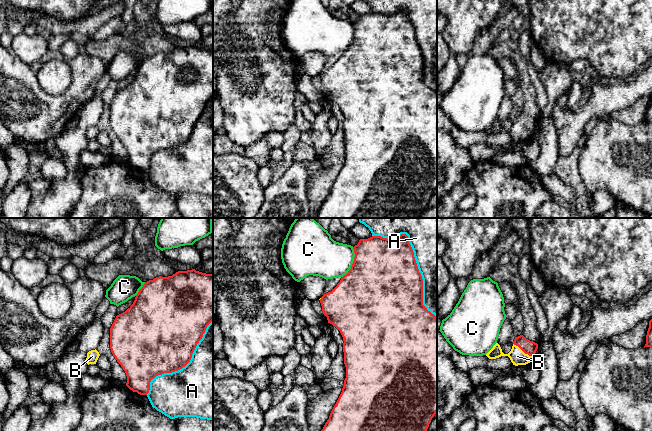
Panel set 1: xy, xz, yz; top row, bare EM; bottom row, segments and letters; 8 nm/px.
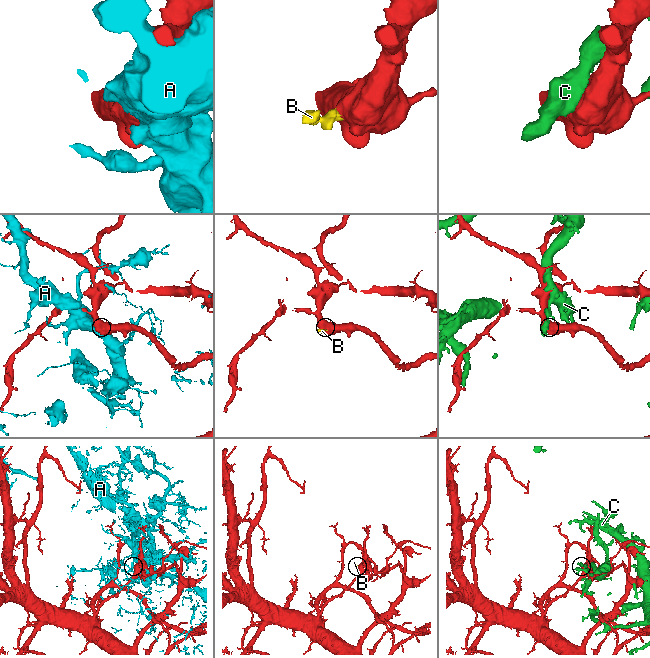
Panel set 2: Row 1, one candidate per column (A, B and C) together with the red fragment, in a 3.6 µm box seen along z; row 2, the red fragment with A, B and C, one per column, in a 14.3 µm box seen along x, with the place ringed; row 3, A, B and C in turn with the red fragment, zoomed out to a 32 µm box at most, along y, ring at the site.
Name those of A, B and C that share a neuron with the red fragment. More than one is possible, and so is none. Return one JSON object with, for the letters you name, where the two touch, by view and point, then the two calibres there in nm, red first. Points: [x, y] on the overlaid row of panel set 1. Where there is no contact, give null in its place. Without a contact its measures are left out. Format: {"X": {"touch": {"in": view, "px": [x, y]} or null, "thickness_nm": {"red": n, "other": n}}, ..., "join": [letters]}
{"B": {"touch": {"in": "yz", "px": [523, 351]}, "thickness_nm": {"red": 110, "other": 120}}, "join": ["B"]}

